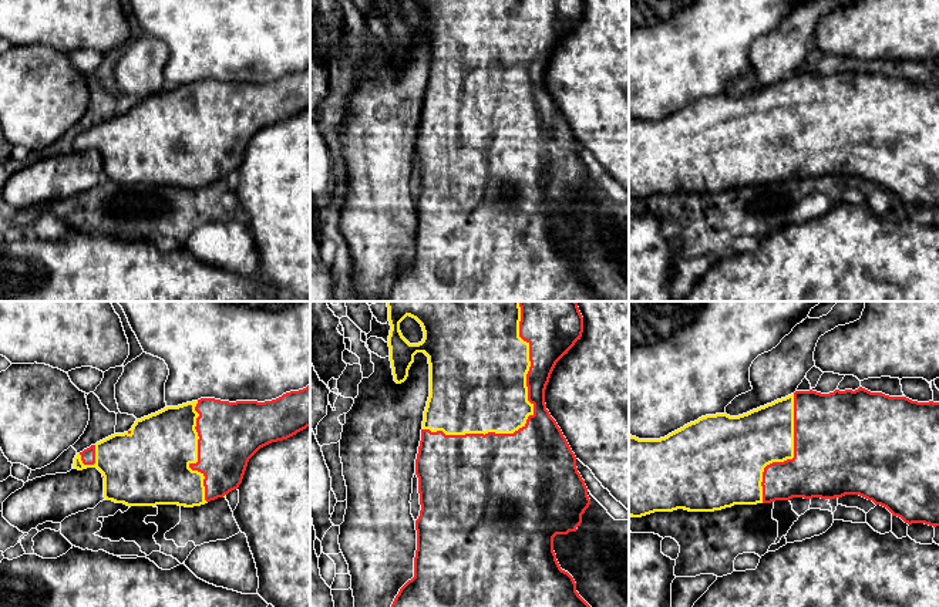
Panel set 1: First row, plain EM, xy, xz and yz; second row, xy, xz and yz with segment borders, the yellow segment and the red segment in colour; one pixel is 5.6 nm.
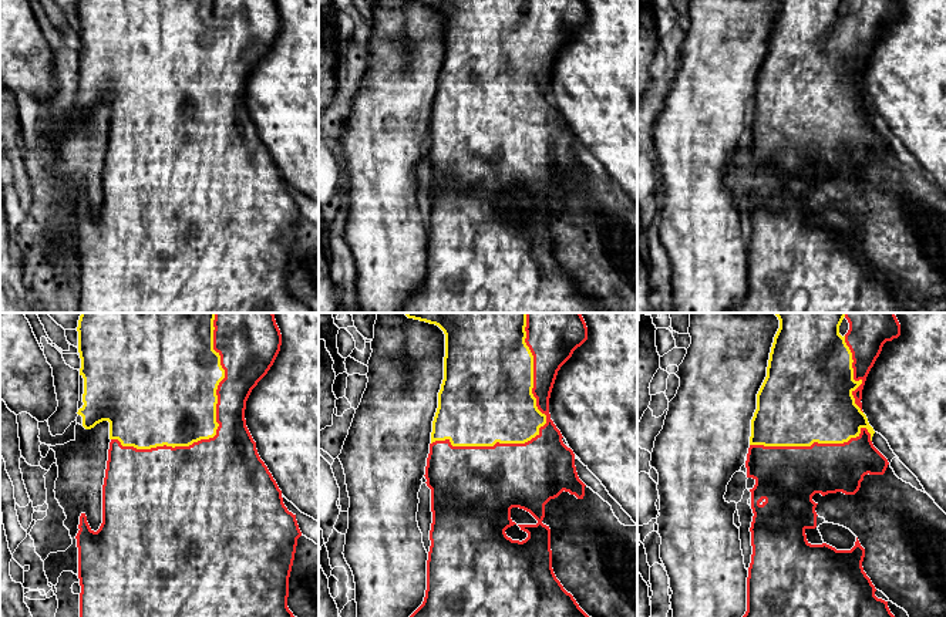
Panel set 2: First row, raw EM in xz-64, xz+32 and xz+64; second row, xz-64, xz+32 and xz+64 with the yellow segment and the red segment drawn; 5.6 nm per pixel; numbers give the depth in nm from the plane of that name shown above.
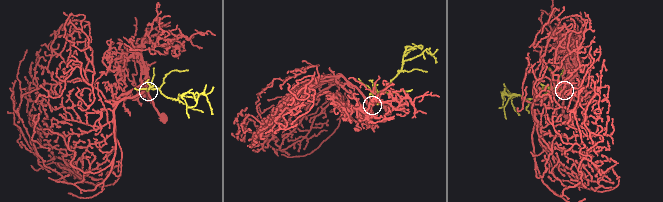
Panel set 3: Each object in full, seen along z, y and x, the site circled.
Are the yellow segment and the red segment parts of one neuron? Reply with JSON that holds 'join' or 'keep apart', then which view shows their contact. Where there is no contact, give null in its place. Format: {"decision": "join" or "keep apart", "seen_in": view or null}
{"decision": "join", "seen_in": "xz"}

